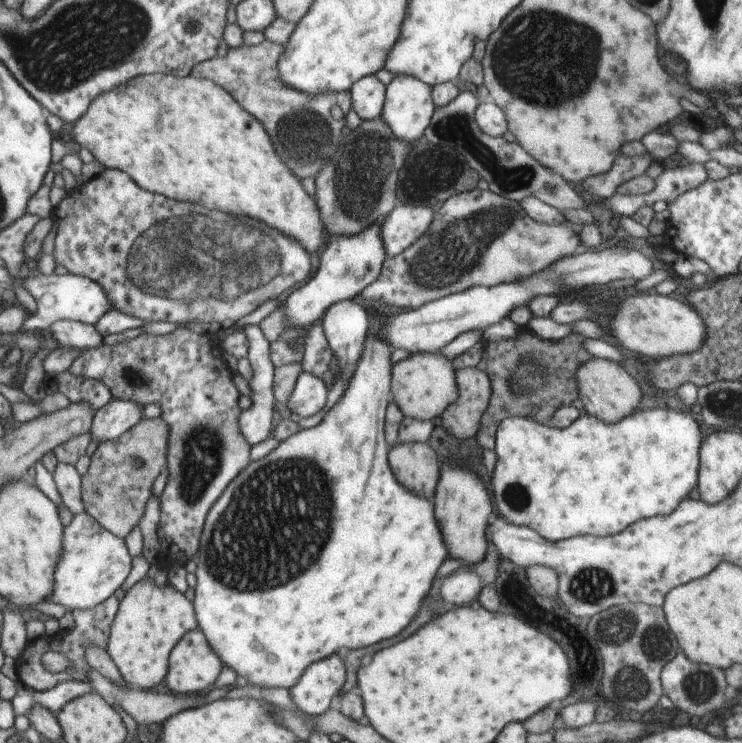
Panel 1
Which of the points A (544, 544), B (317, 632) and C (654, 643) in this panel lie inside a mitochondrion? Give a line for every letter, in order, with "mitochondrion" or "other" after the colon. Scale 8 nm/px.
A: other
B: other
C: mitochondrion

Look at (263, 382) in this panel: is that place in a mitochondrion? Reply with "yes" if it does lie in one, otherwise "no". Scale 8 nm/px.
no

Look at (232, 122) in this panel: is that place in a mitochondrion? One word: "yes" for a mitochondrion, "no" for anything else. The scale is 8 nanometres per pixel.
no

